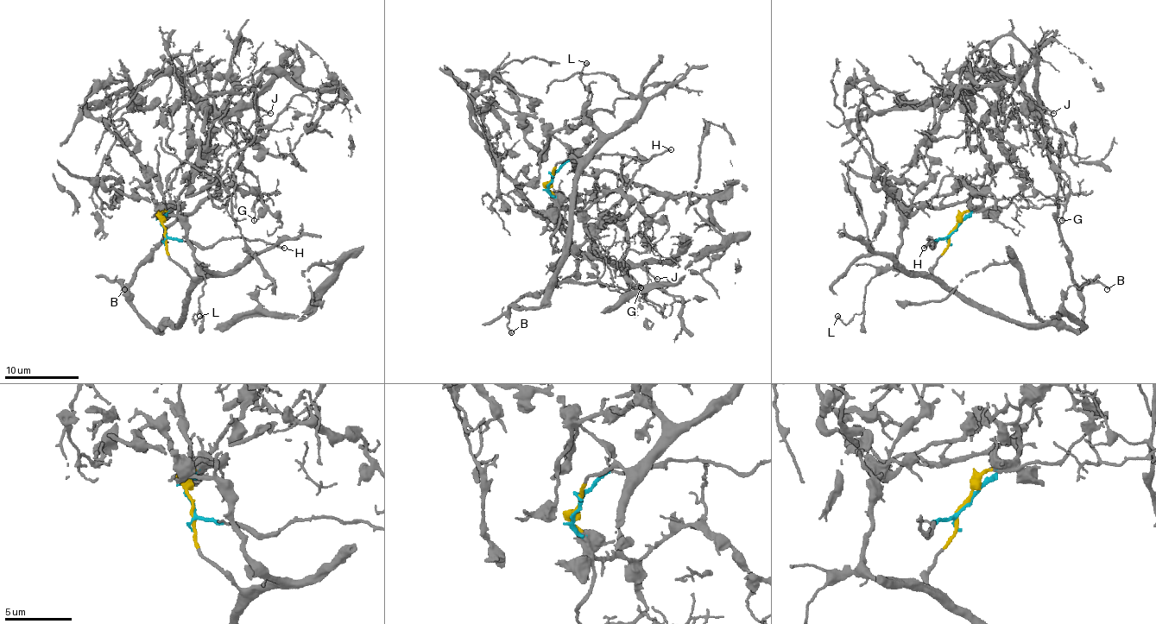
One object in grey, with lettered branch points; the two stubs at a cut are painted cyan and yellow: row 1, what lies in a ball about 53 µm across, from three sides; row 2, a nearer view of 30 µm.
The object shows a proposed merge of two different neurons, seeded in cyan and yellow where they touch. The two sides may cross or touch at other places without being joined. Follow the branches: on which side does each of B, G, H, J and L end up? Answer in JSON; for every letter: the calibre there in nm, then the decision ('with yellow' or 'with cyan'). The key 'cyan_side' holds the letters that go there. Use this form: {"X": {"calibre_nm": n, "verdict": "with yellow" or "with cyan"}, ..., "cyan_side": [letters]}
{"B": {"calibre_nm": 150, "verdict": "with yellow"}, "G": {"calibre_nm": 170, "verdict": "with cyan"}, "H": {"calibre_nm": 190, "verdict": "with cyan"}, "J": {"calibre_nm": 130, "verdict": "with cyan"}, "L": {"calibre_nm": 140, "verdict": "with yellow"}, "cyan_side": ["G", "H", "J"]}

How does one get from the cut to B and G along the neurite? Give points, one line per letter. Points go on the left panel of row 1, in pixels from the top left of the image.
B: (165, 230), (167, 254), (187, 273), (191, 286), (186, 313), (155, 329), (120, 282), (123, 289)
G: (165, 230), (163, 215), (192, 173), (205, 142), (205, 112), (236, 127), (237, 155), (256, 178), (255, 220)

